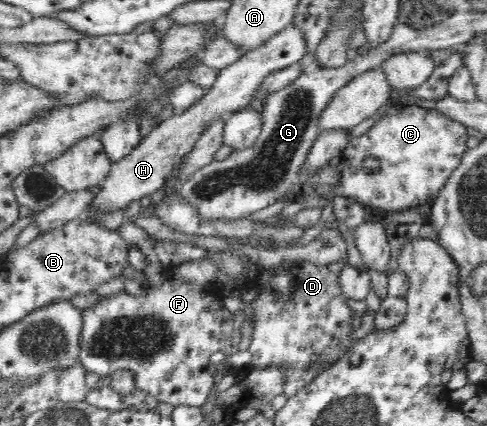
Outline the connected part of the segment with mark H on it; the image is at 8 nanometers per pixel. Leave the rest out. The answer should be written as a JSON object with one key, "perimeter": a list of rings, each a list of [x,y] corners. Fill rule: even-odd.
{"perimeter":[[[292,24],[285,27],[283,31],[279,31],[277,36],[274,36],[271,40],[266,42],[265,46],[257,49],[255,52],[250,52],[247,56],[240,57],[236,62],[224,67],[218,71],[214,84],[206,90],[204,96],[192,105],[188,110],[180,113],[175,113],[164,121],[158,121],[158,126],[154,128],[148,135],[146,135],[139,142],[139,145],[129,155],[122,157],[119,161],[112,163],[110,172],[107,174],[99,193],[96,193],[90,201],[89,207],[92,211],[92,220],[87,221],[91,224],[101,223],[105,215],[111,215],[111,213],[122,212],[123,209],[129,207],[131,201],[139,201],[147,195],[156,198],[160,194],[163,185],[165,185],[165,179],[169,177],[170,171],[173,166],[185,157],[192,147],[195,145],[196,139],[199,137],[202,129],[217,116],[222,113],[236,112],[243,106],[250,103],[250,97],[256,92],[258,85],[263,81],[267,74],[277,71],[278,69],[285,69],[296,65],[296,63],[305,55],[305,40],[303,40],[303,33],[301,33]]]}

